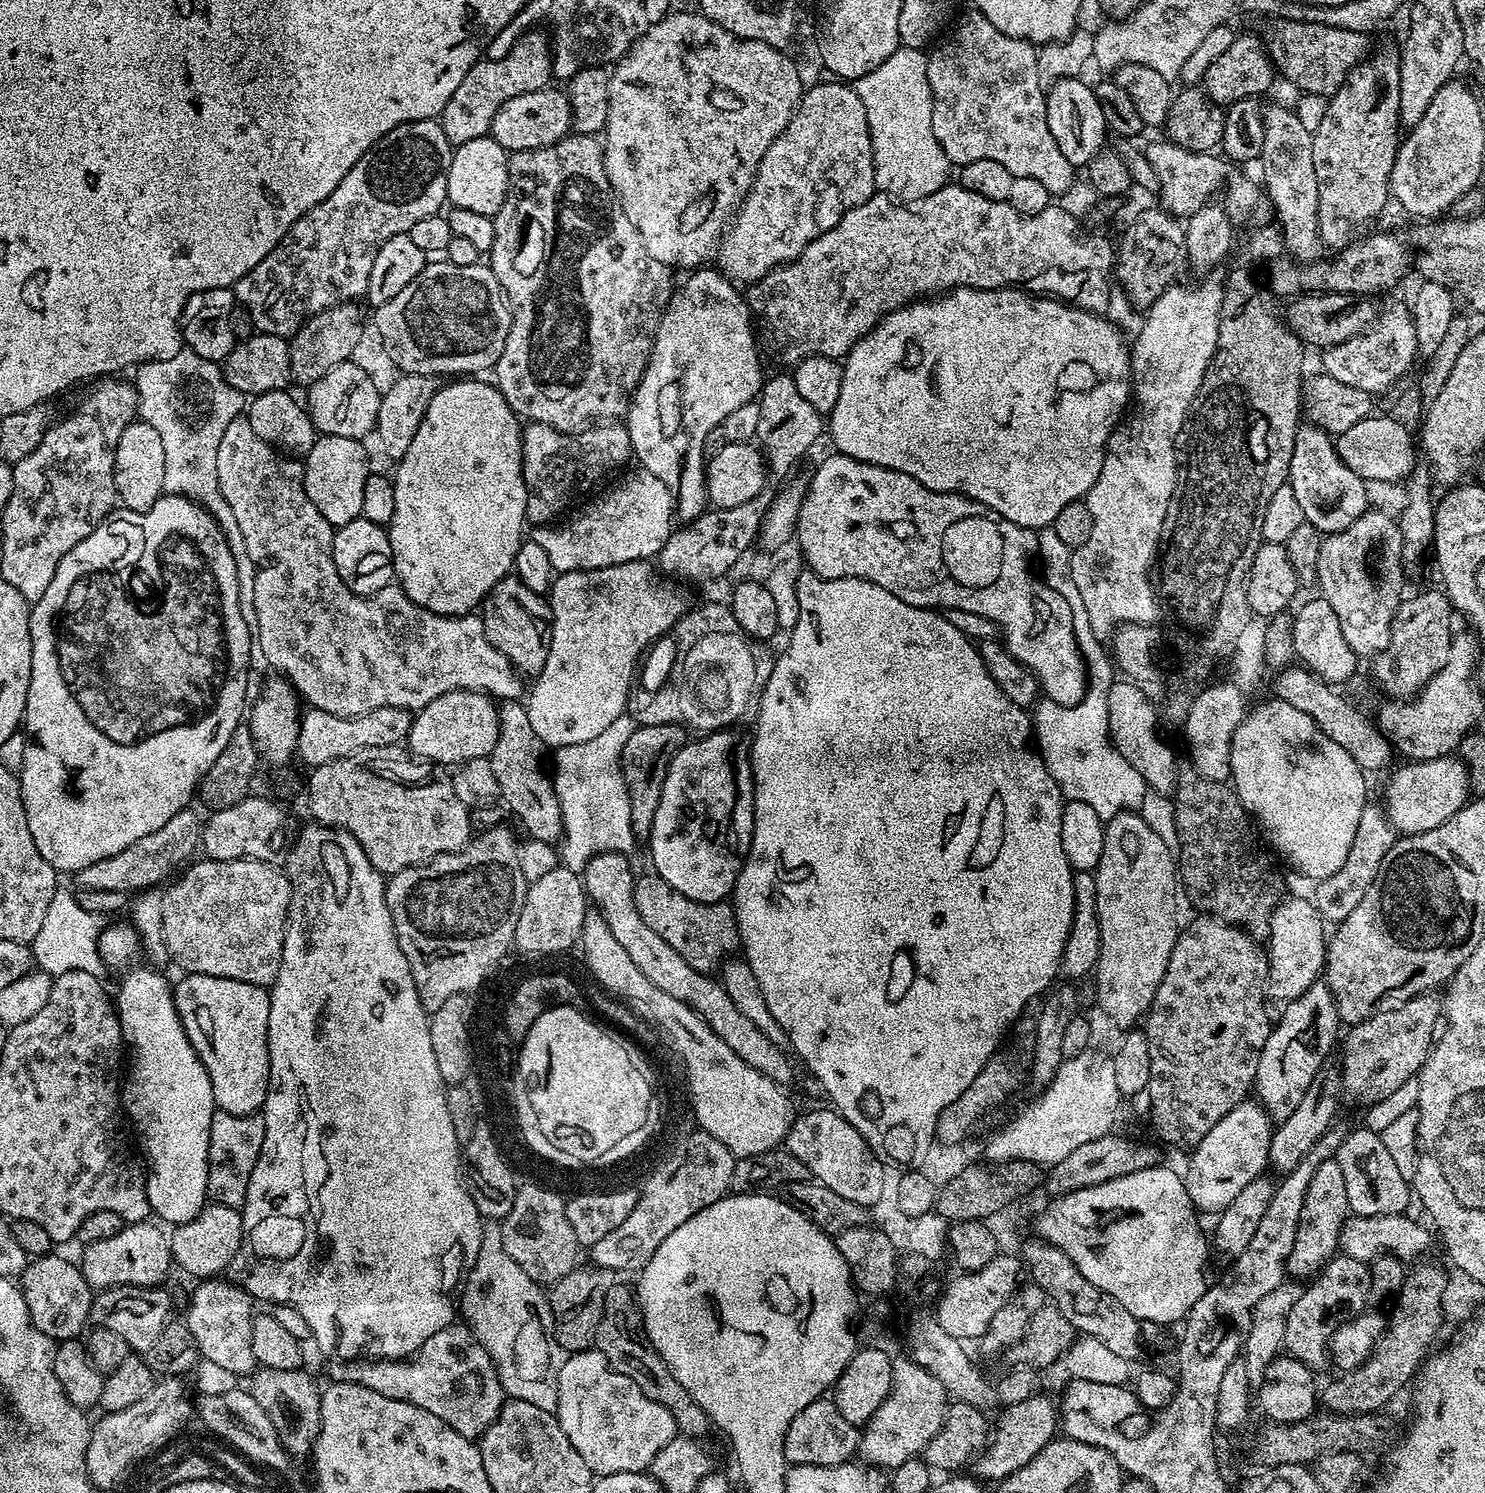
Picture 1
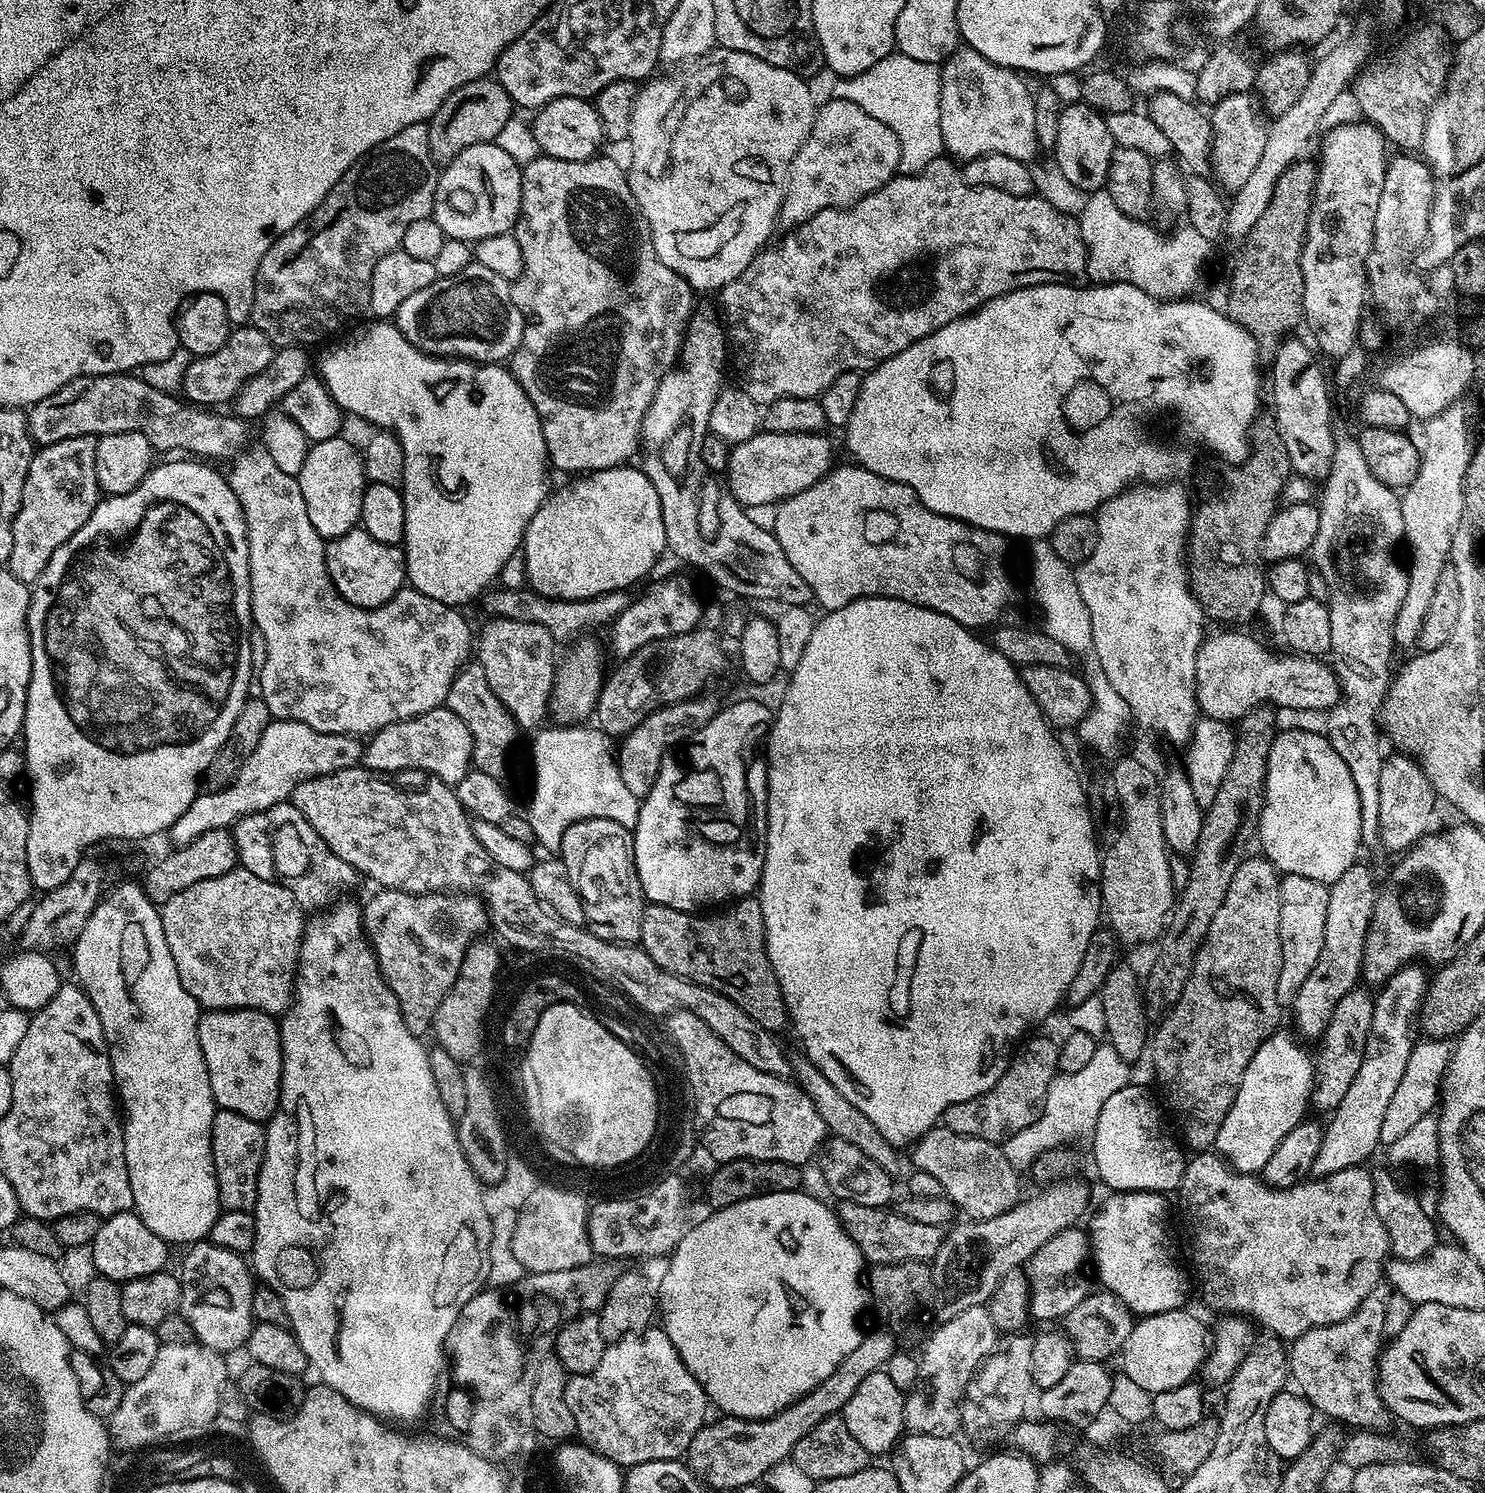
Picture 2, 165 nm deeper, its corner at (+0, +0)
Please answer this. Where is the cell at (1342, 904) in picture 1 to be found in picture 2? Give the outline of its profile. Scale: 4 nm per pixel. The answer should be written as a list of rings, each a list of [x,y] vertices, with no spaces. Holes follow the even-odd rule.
[[[1403,754],[1389,755],[1382,766],[1382,778],[1378,778],[1379,843],[1385,844],[1395,854],[1403,853],[1417,844],[1429,831],[1428,823],[1432,820],[1436,804],[1438,797],[1419,764]]]

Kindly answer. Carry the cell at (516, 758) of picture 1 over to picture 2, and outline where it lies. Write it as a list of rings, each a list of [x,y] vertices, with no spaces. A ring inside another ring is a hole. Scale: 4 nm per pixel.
[[[479,662],[469,663],[461,668],[448,691],[446,707],[458,714],[458,718],[462,718],[462,722],[466,722],[470,730],[472,768],[497,778],[503,777],[503,772],[508,768],[508,751],[516,744],[518,725],[508,708],[496,697],[494,690],[486,682],[486,670],[482,670]]]

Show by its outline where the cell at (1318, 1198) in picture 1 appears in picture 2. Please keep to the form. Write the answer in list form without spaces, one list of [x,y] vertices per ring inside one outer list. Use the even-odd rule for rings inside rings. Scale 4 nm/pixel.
[[[1209,1150],[1193,1155],[1191,1159],[1184,1165],[1184,1173],[1180,1179],[1180,1186],[1178,1189],[1178,1196],[1184,1199],[1184,1208],[1188,1211],[1188,1224],[1192,1227],[1192,1260],[1196,1263],[1196,1276],[1201,1280],[1200,1296],[1213,1308],[1214,1311],[1220,1312],[1219,1314],[1243,1314],[1245,1317],[1251,1318],[1257,1325],[1261,1324],[1266,1331],[1272,1332],[1273,1337],[1279,1338],[1284,1342],[1291,1342],[1296,1340],[1302,1334],[1306,1334],[1311,1328],[1321,1328],[1327,1324],[1337,1324],[1346,1318],[1350,1318],[1350,1314],[1354,1314],[1354,1310],[1358,1310],[1358,1306],[1363,1300],[1375,1290],[1377,1284],[1381,1283],[1382,1277],[1385,1275],[1385,1263],[1390,1256],[1390,1245],[1388,1243],[1388,1235],[1386,1234],[1386,1226],[1382,1226],[1382,1218],[1378,1218],[1378,1210],[1374,1210],[1374,1176],[1370,1171],[1367,1172],[1367,1167],[1361,1166],[1358,1168],[1347,1168],[1346,1170],[1338,1170],[1329,1176],[1322,1176],[1319,1178],[1309,1179],[1307,1182],[1296,1184],[1293,1188],[1282,1188],[1279,1190],[1269,1191],[1268,1197],[1264,1200],[1264,1220],[1268,1224],[1256,1224],[1256,1180],[1257,1177],[1252,1174],[1241,1174],[1233,1170],[1215,1151]]]

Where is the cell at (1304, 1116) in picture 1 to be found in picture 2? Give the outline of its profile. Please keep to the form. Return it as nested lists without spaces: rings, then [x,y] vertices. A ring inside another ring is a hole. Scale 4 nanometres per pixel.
[[[1364,986],[1351,988],[1342,998],[1338,998],[1338,1006],[1334,1006],[1334,1014],[1330,1014],[1330,1022],[1326,1026],[1319,1045],[1320,1057],[1314,1060],[1314,1079],[1312,1081],[1313,1109],[1331,1114],[1335,1112],[1338,1102],[1350,1090],[1350,1082],[1354,1082],[1354,1074],[1358,1074],[1358,1066],[1362,1066],[1366,1054],[1366,1038],[1370,1038],[1370,1018],[1374,1014],[1374,996]]]

